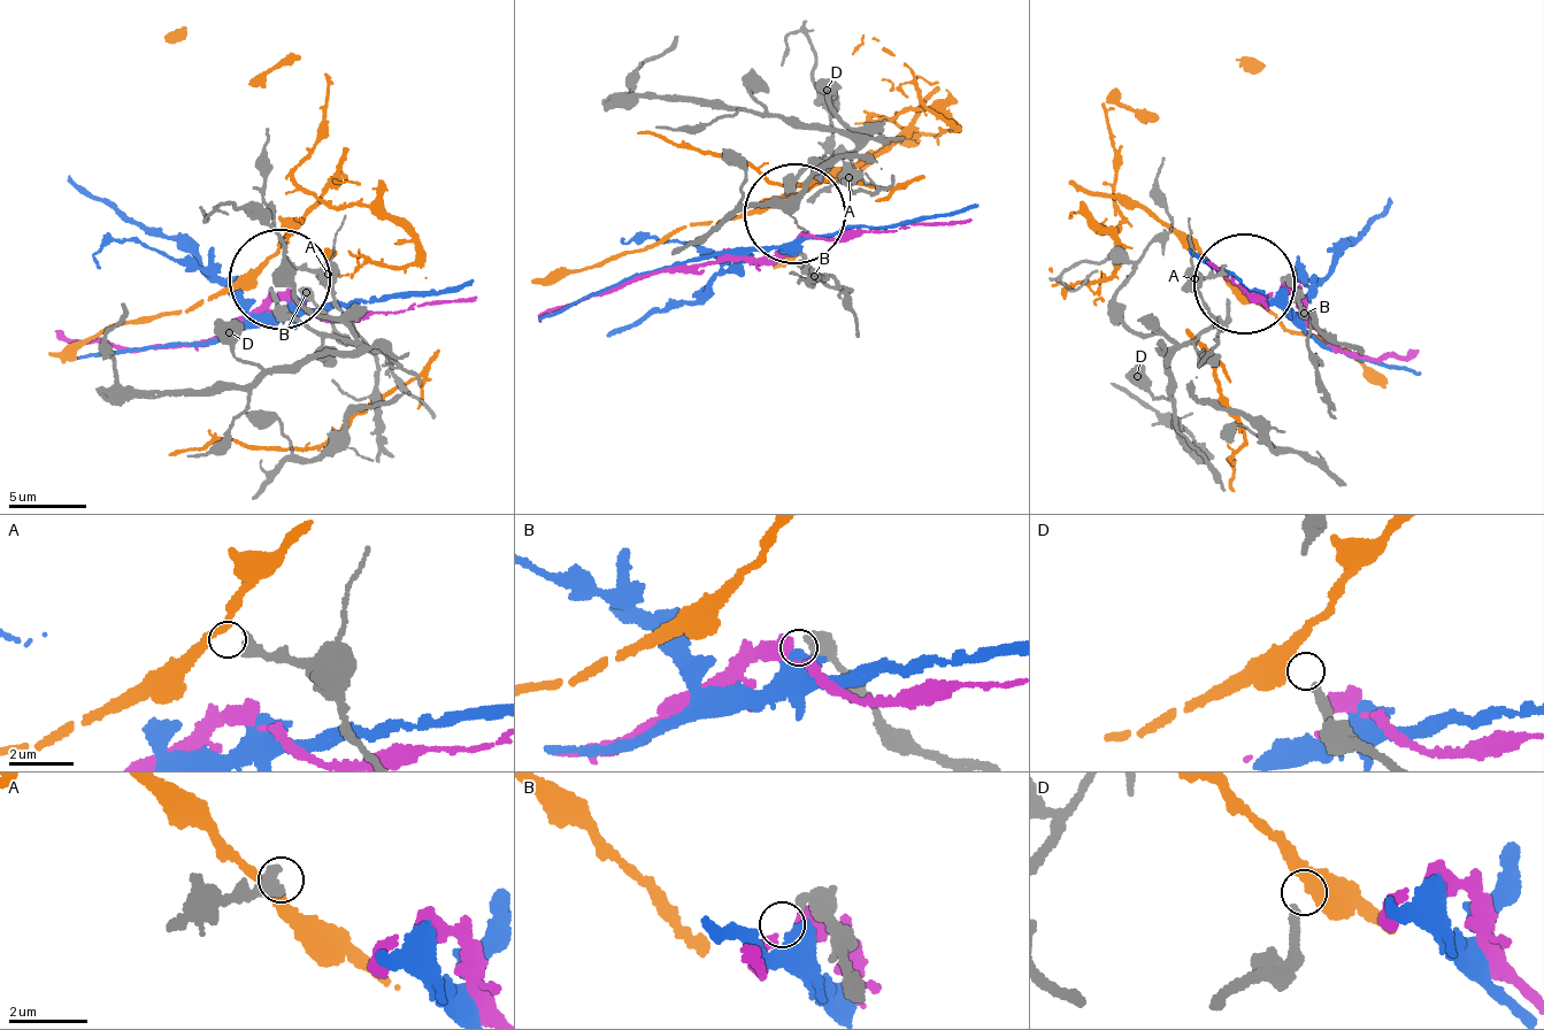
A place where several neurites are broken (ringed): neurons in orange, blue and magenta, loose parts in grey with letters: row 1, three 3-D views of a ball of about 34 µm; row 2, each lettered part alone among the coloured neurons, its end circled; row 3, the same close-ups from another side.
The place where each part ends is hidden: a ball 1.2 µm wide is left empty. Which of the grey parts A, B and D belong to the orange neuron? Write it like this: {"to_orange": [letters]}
{"to_orange": []}

